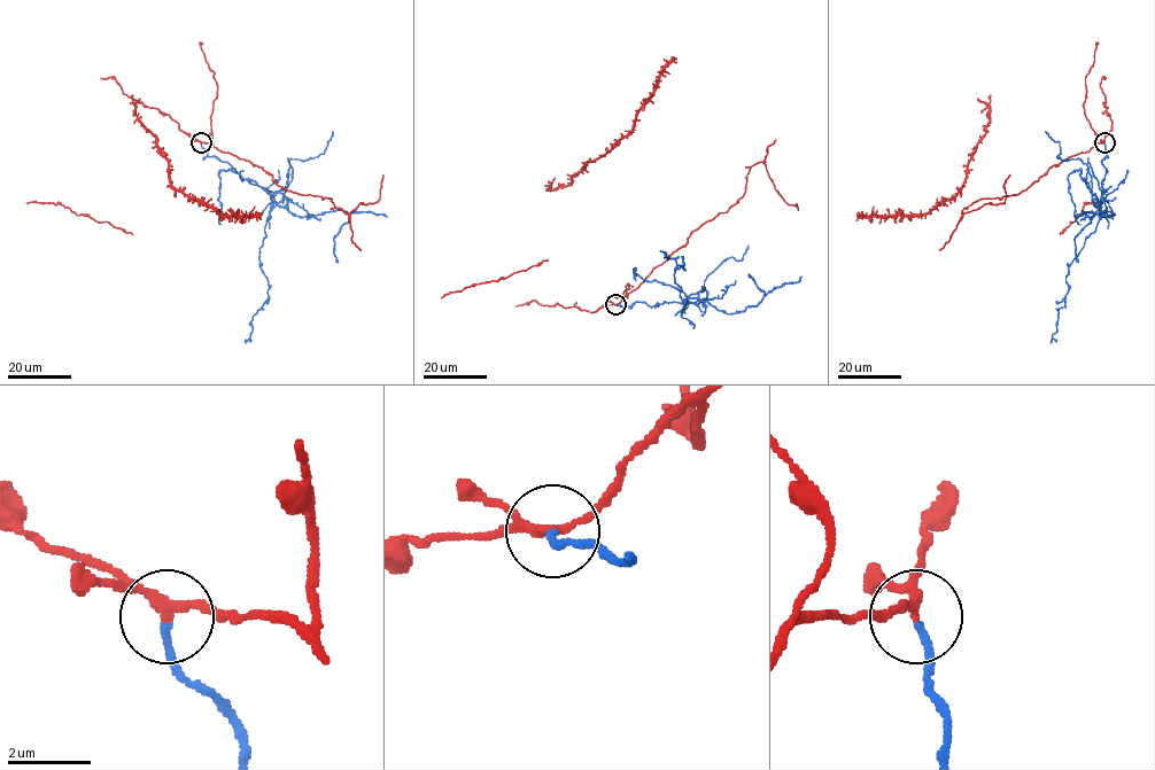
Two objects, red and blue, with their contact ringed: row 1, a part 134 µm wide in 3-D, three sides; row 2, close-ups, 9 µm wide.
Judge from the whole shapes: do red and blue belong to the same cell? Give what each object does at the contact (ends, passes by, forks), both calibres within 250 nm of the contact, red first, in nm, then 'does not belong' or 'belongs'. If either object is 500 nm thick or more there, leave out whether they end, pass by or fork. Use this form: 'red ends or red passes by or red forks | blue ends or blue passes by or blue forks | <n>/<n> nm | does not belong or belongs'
red passes by | blue ends | 220/170 nm | does not belong

